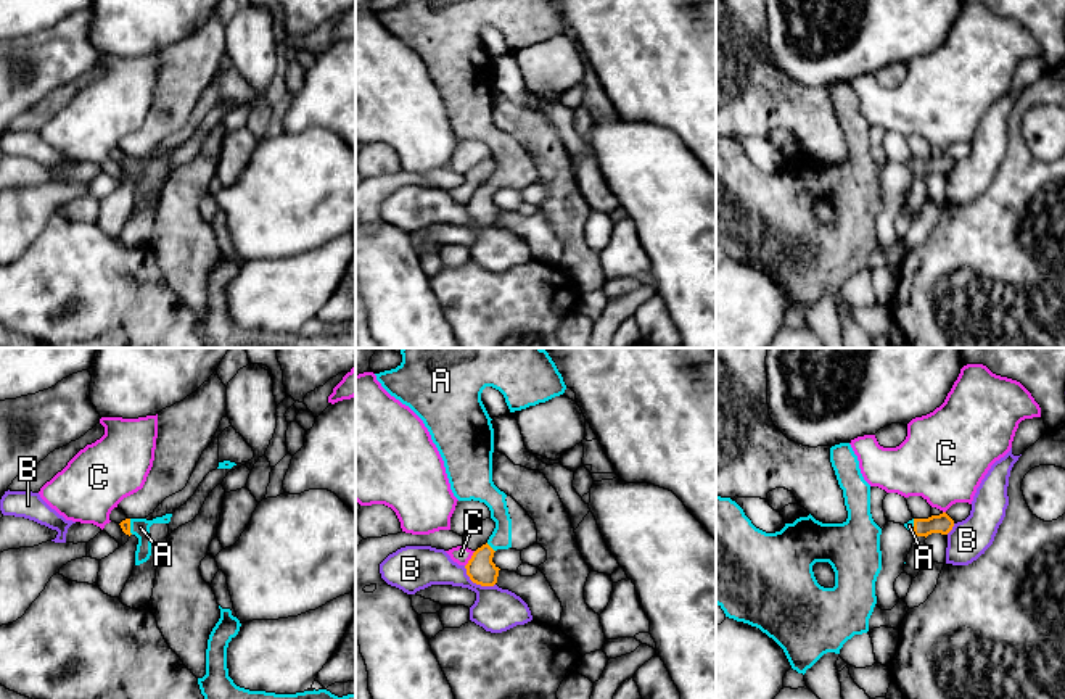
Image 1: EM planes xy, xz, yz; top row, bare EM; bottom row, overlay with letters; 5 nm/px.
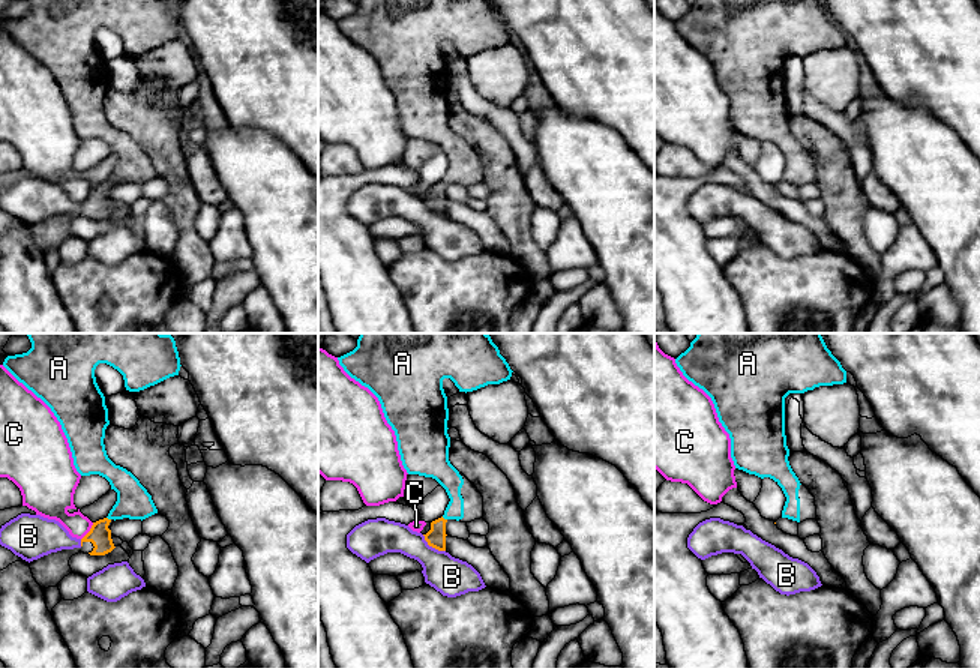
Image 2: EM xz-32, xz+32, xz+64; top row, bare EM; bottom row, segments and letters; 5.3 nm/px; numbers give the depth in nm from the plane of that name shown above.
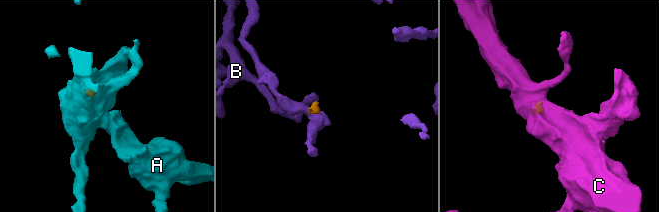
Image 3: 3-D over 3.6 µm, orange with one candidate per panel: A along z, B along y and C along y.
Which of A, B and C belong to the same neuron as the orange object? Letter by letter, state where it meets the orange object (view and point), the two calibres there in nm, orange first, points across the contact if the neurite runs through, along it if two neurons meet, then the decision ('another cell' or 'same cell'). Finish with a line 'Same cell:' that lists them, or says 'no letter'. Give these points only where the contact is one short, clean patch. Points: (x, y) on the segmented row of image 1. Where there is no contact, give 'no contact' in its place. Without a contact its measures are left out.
A: meets orange in xz at (491, 548); 140 nm thick on the orange side, 110 nm on the other; runs through xz (481, 570), (481, 558), (491, 548), (501, 538); same cell
B: meets orange in xz at (476, 583); 140 nm thick on the orange side, 220 nm on the other; border along xz (464, 566), (473, 582), (494, 585); another cell
C: meets orange in xz at (470, 559); 140 nm thick on the orange side, 90 nm on the other; border along xz (475, 551), (465, 566); another cell
Same cell: A

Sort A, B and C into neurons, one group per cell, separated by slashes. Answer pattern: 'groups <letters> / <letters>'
groups A / B / C

